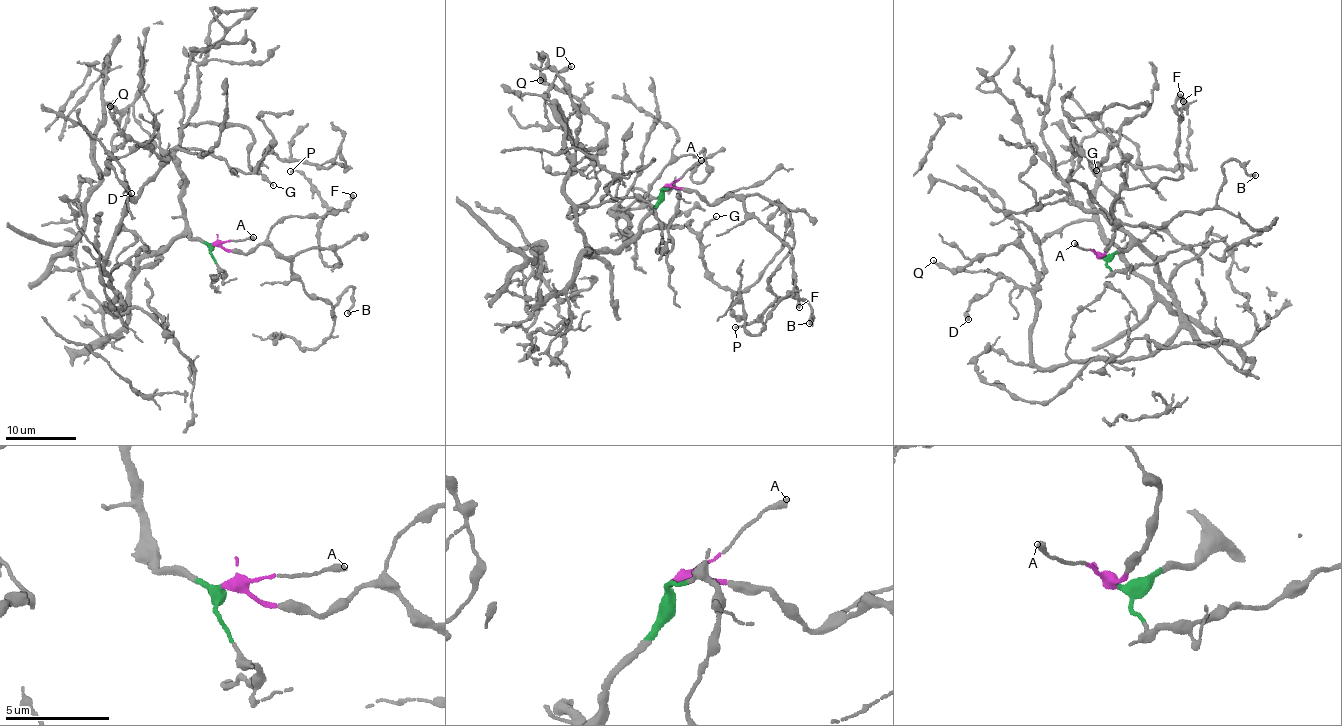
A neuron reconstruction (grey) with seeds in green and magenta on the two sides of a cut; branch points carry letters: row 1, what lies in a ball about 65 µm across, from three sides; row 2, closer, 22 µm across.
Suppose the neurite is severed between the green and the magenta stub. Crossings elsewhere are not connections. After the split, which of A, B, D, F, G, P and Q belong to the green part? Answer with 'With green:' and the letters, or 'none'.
With green: D, G, Q

